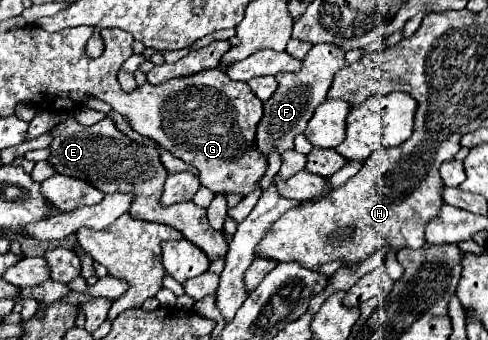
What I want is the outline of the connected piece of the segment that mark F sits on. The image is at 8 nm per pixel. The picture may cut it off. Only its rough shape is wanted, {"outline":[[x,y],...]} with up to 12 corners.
{"outline":[[313,46],[299,72],[275,76],[255,146],[293,148],[335,72],[341,48]]}

